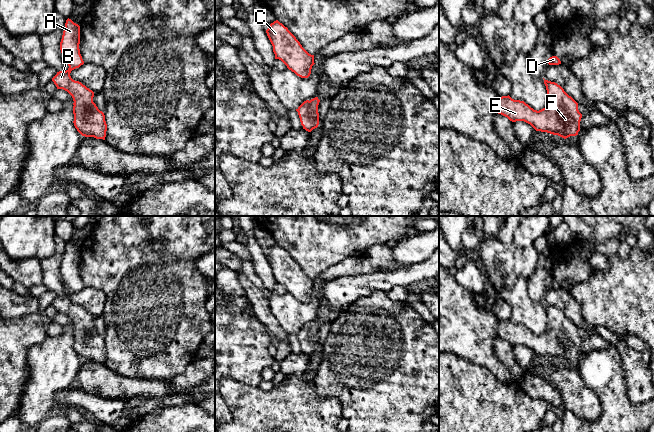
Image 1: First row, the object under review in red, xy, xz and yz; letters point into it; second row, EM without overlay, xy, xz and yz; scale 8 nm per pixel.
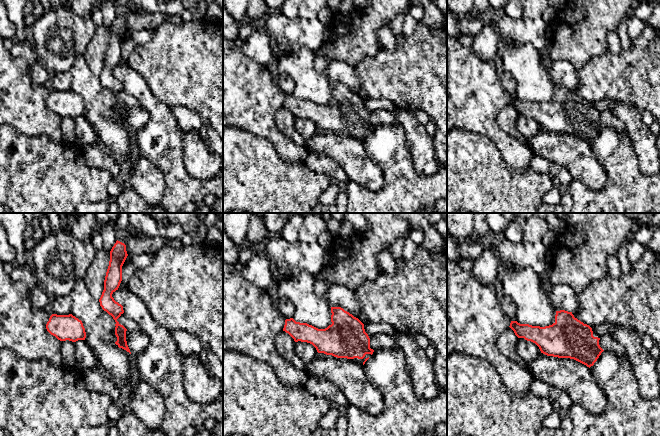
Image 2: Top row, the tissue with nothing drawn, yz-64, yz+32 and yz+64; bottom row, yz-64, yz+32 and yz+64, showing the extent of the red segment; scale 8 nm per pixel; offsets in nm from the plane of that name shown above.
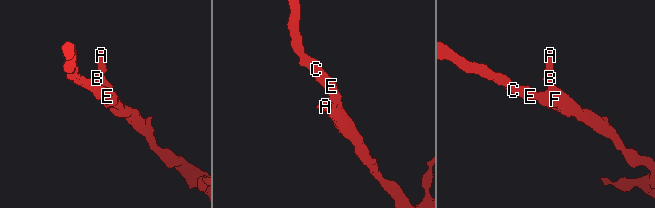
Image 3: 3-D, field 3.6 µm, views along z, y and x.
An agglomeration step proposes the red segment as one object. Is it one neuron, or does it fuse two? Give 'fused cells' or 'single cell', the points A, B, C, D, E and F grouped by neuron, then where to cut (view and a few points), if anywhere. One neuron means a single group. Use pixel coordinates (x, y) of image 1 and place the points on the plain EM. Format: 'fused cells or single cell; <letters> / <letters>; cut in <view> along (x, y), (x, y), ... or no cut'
single cell; A B C D E F; no cut

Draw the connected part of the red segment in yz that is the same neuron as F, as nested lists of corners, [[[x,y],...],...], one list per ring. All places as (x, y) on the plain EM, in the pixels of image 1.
[[[544,303],[548,329],[537,335],[524,325],[514,324],[509,319],[499,321],[495,337],[510,345],[524,345],[536,355],[558,359],[564,363],[578,359],[582,338],[578,327],[555,306]]]

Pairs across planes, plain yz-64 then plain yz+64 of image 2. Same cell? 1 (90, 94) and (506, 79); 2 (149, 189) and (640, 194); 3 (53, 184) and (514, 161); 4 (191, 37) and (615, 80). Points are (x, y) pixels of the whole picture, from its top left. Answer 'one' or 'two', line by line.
1: two
2: two
3: two
4: one

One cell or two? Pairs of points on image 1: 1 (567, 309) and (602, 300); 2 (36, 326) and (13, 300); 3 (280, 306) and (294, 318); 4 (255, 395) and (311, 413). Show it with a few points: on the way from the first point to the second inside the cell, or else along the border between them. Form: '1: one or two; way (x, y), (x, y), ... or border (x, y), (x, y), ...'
1: two; border (568, 291), (579, 306), (583, 317), (592, 326)
2: two; border (38, 311), (10, 320)
3: one; way (283, 309), (290, 314)
4: one; way (269, 409), (273, 413), (297, 413)

